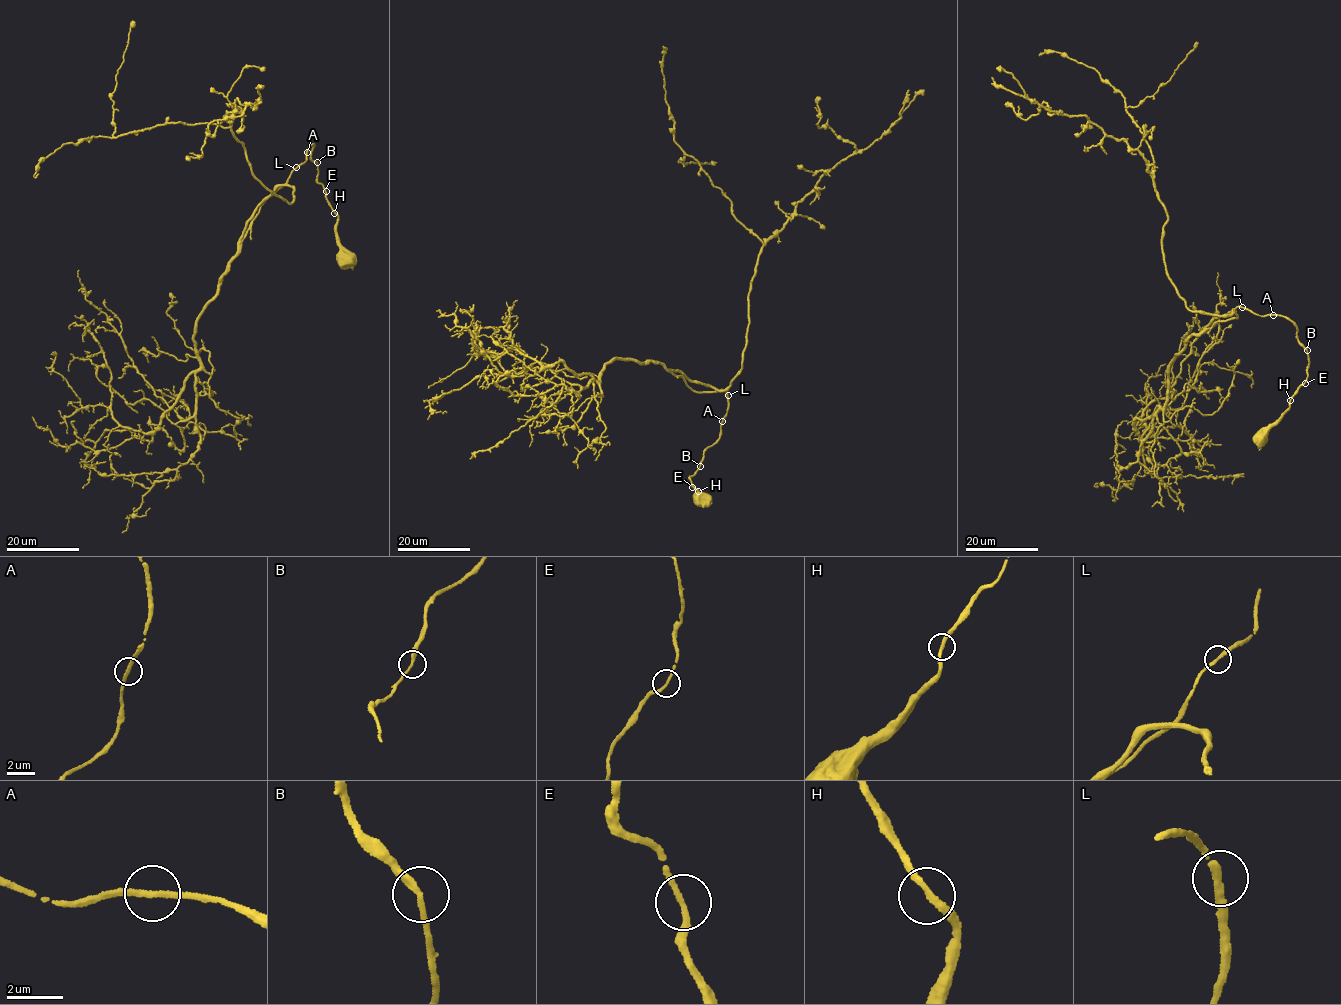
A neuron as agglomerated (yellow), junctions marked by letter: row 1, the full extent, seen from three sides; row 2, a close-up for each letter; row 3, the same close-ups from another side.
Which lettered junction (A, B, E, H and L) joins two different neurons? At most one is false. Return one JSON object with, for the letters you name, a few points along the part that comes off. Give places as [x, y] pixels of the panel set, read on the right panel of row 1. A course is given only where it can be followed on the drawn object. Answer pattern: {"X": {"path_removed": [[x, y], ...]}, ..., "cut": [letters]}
{"cut": []}

